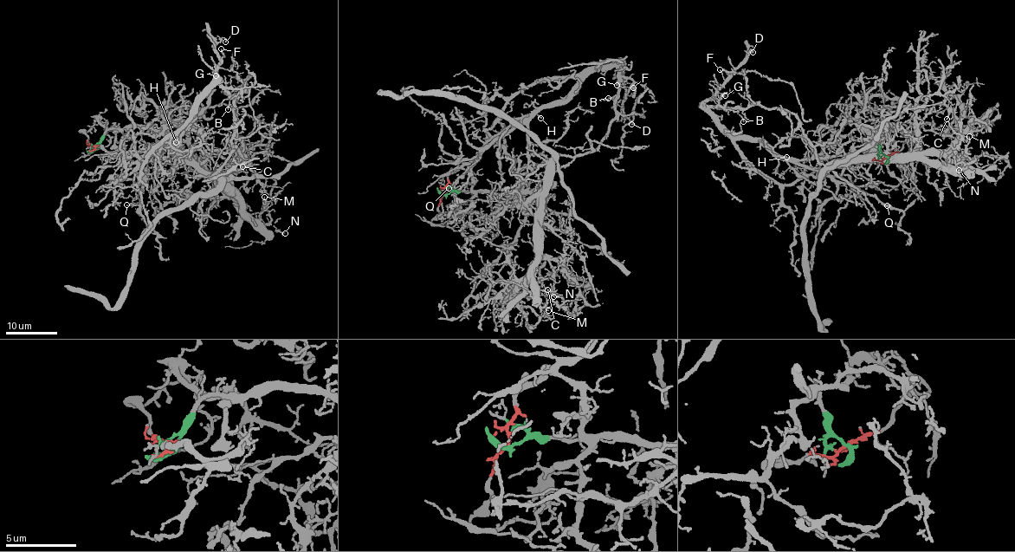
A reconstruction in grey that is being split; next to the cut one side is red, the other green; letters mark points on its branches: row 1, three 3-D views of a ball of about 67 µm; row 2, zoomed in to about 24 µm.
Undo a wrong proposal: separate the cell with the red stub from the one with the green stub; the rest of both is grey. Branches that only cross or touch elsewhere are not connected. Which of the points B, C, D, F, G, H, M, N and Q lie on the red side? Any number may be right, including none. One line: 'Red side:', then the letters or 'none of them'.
Red side: B, D, F, G, H, Q

